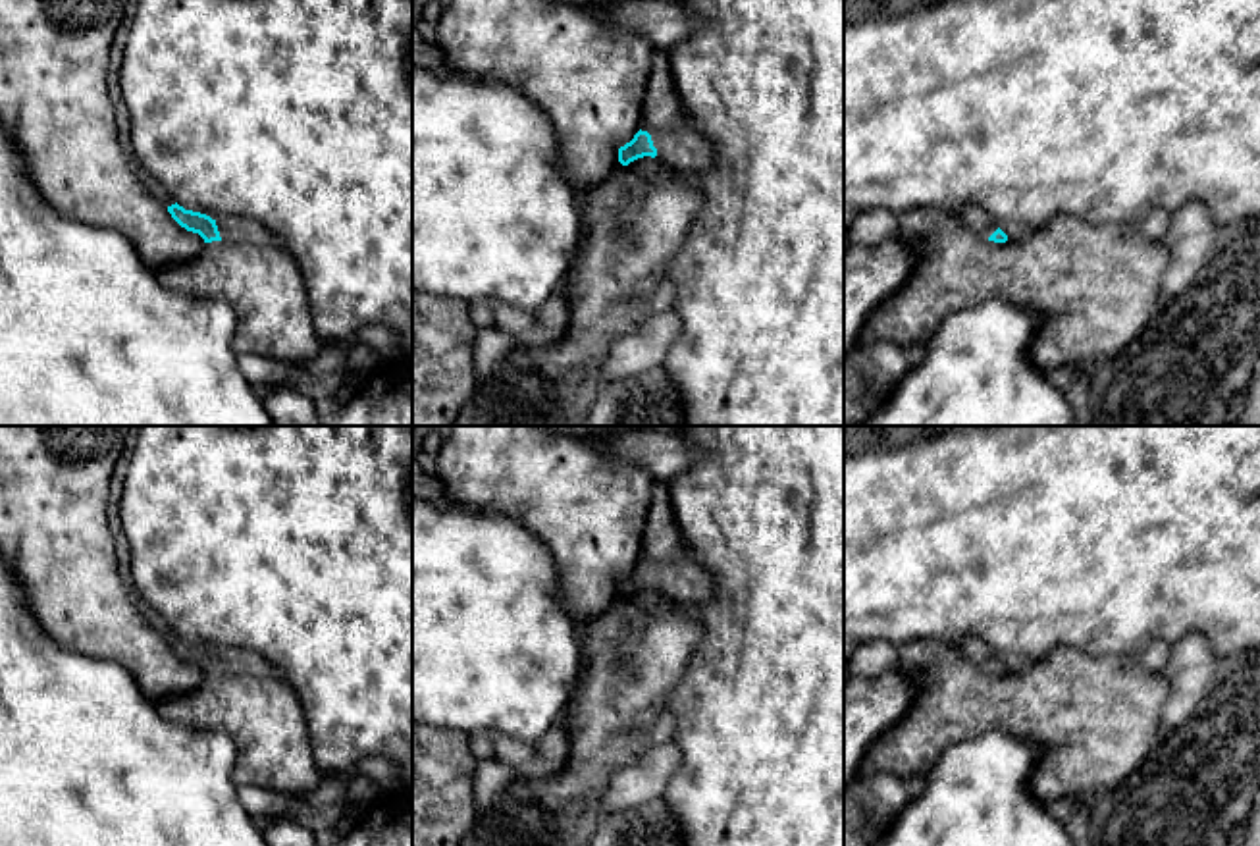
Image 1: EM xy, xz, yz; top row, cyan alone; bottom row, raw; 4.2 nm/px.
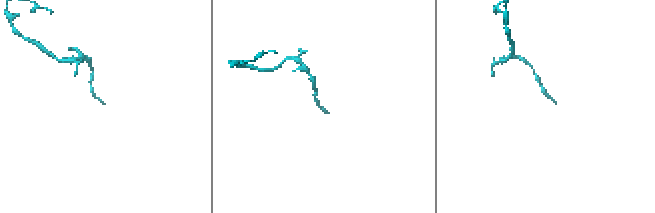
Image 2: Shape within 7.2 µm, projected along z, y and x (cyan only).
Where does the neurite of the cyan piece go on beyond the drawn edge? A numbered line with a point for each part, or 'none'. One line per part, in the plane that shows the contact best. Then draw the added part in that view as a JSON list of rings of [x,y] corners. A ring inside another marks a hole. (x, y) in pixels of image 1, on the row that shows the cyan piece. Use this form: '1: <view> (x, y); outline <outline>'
1: xz (686, 149); outline [[[694,129],[649,131],[657,158],[676,170],[707,172],[715,162],[713,143]]]

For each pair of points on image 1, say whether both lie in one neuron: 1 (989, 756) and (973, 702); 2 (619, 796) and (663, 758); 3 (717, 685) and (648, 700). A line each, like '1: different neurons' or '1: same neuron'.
1: different neurons
2: same neuron
3: different neurons

